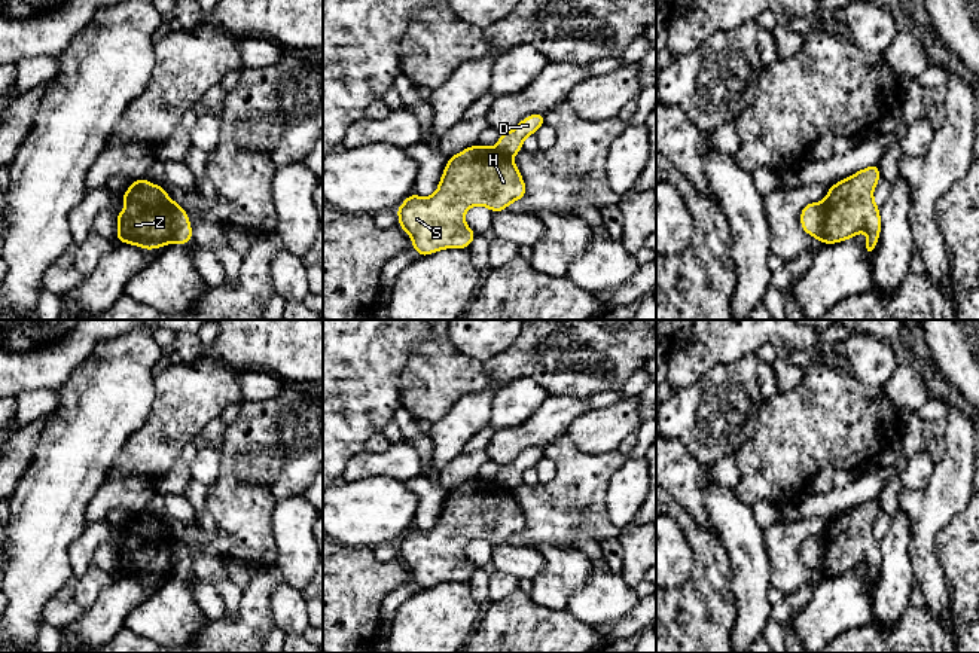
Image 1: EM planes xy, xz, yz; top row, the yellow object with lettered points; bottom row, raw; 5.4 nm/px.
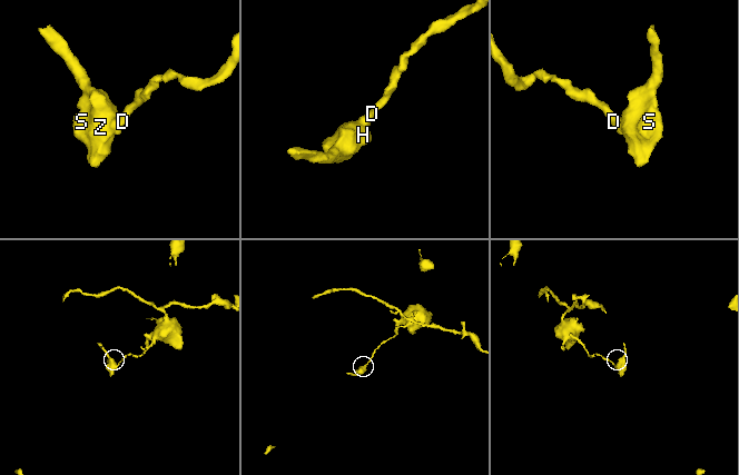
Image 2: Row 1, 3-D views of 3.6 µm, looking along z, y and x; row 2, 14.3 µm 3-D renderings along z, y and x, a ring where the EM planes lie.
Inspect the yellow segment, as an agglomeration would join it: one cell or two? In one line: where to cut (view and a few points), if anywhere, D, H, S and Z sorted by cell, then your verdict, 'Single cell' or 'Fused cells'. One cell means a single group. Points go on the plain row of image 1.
Split along xy (177, 536), (170, 545), (171, 574). Groups: D / H S Z. Fused cells

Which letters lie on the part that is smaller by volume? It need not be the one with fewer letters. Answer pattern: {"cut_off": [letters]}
{"cut_off": ["H", "S", "Z"]}

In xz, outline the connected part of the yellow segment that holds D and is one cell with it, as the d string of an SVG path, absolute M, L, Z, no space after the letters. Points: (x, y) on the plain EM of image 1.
M534 446L524 451L512 464L501 466L495 482L504 488L515 489L522 483L524 473L545 457L545 446Z

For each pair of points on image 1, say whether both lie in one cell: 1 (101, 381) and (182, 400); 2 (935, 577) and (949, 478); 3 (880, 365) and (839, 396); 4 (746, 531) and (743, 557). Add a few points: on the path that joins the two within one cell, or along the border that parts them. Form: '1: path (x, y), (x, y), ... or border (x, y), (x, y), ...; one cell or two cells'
1: border (155, 378), (152, 408), (140, 426); two cells
2: path (926, 552), (926, 522), (929, 513), (939, 503); one cell
3: border (847, 369), (862, 381), (884, 385); two cells
4: path (746, 537), (744, 551); one cell

